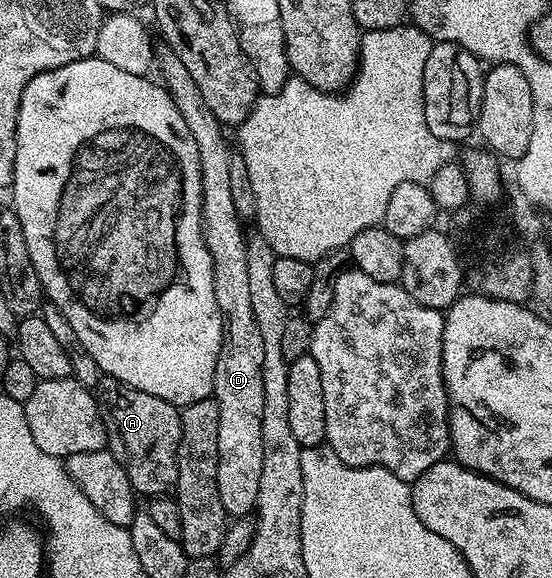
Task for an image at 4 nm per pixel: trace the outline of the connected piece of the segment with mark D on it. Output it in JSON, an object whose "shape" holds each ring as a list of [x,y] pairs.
{"shape":[[[168,48],[158,49],[155,54],[155,66],[161,69],[160,81],[168,90],[171,100],[175,100],[175,108],[179,108],[179,116],[191,128],[191,136],[195,136],[195,144],[199,148],[201,179],[203,180],[203,212],[201,222],[204,224],[203,236],[207,250],[211,252],[213,275],[215,276],[215,302],[219,304],[221,322],[225,325],[225,339],[221,341],[219,360],[215,364],[215,380],[212,397],[219,404],[219,500],[223,500],[223,508],[230,519],[248,518],[257,509],[259,500],[259,476],[263,476],[263,335],[259,332],[259,320],[255,320],[255,308],[251,308],[251,291],[247,276],[247,233],[241,228],[243,219],[235,212],[235,199],[231,197],[231,160],[233,154],[229,150],[229,142],[225,139],[226,131],[222,123],[203,104],[203,96],[199,96],[199,88],[195,88],[195,80],[191,80],[191,72]]]}

